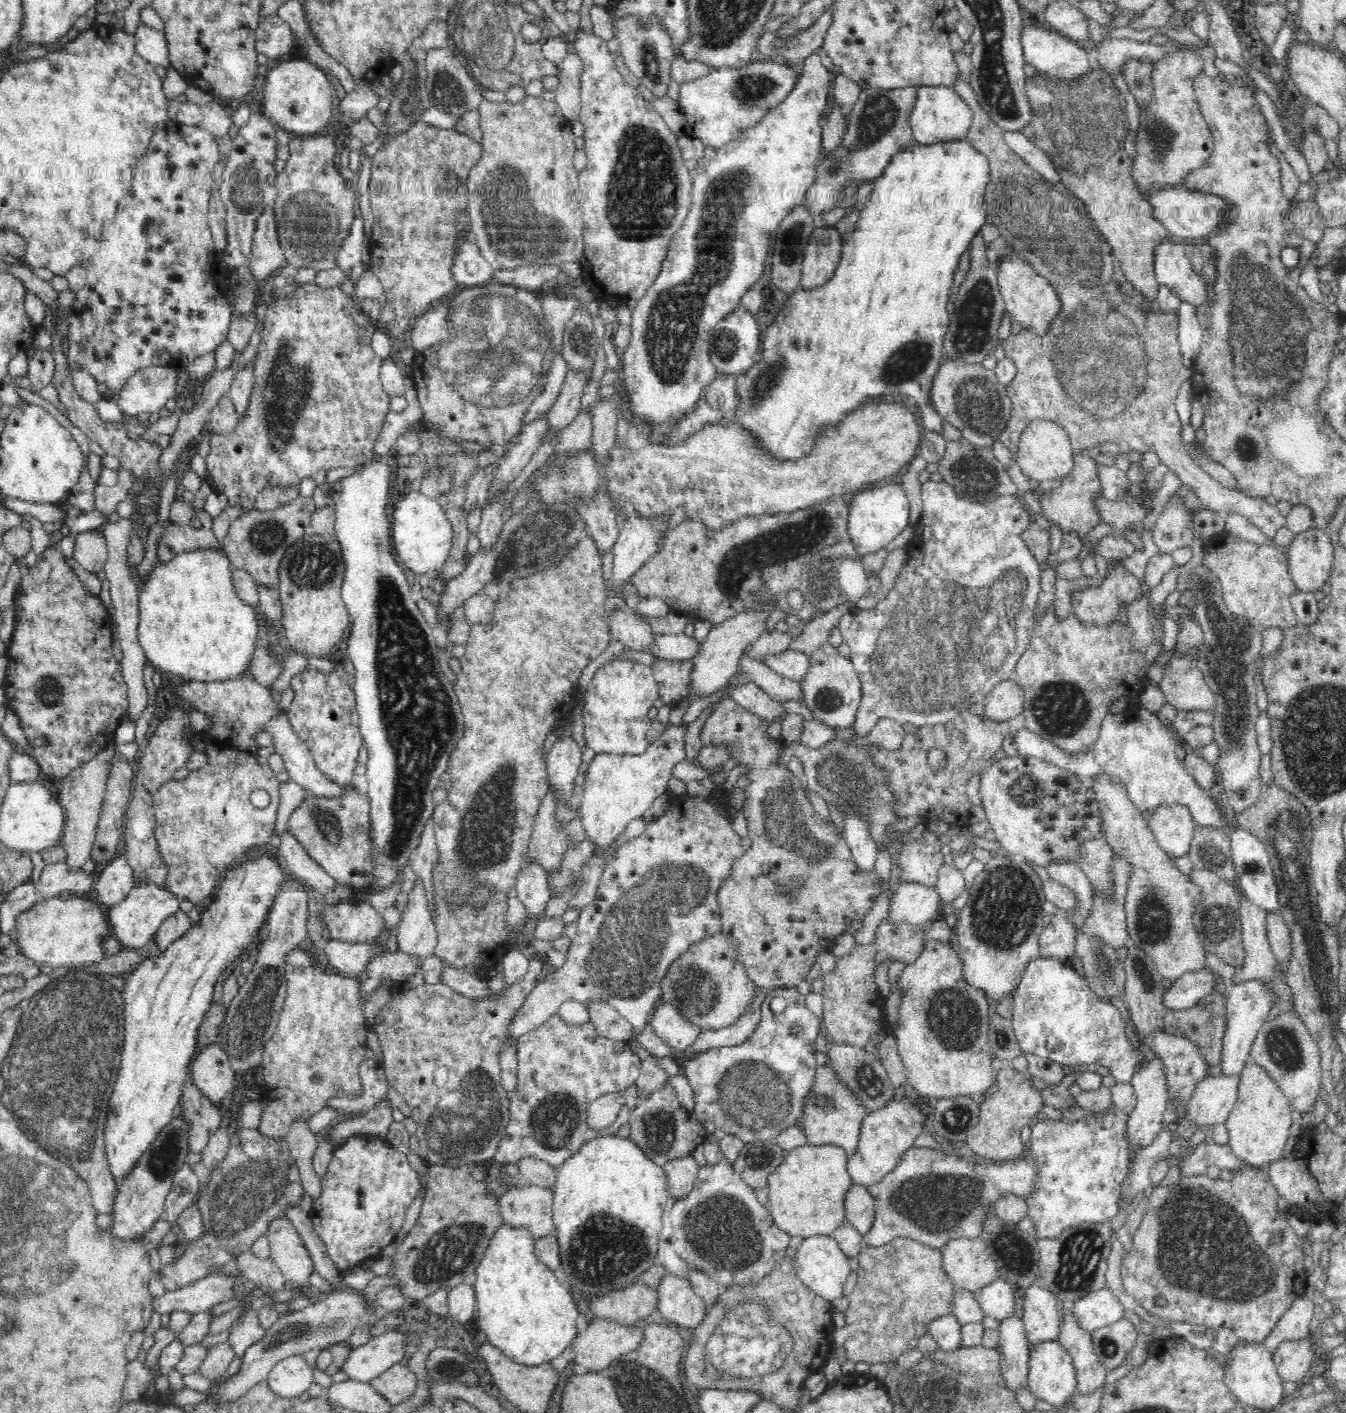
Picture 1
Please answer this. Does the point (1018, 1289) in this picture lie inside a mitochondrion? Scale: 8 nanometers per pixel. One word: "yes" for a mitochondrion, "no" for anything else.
no

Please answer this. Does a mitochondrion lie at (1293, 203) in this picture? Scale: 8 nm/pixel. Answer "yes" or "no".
no

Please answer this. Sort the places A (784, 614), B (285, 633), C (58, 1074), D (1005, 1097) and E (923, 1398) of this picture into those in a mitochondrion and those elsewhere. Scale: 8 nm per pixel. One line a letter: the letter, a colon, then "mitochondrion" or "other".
A: other
B: other
C: mitochondrion
D: other
E: mitochondrion

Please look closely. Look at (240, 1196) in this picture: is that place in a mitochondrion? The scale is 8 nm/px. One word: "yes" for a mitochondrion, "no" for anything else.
yes

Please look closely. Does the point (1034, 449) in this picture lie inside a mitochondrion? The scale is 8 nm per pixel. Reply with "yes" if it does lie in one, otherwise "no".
no

